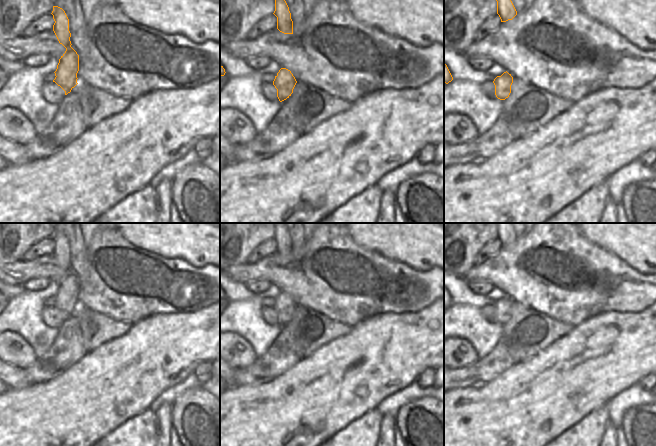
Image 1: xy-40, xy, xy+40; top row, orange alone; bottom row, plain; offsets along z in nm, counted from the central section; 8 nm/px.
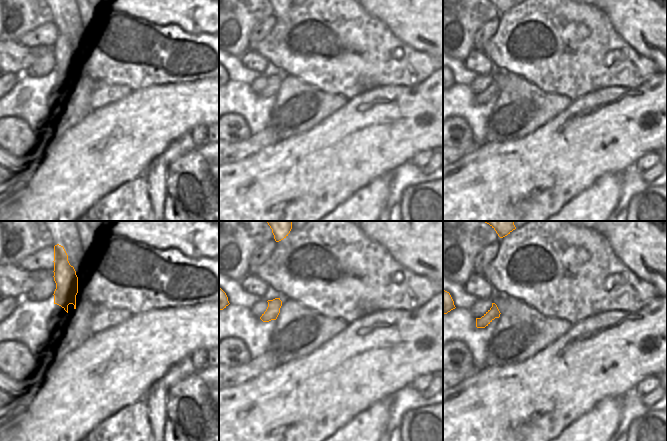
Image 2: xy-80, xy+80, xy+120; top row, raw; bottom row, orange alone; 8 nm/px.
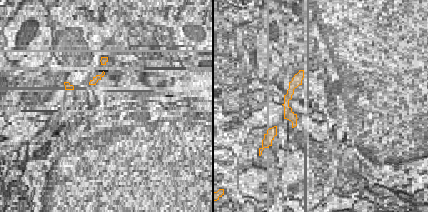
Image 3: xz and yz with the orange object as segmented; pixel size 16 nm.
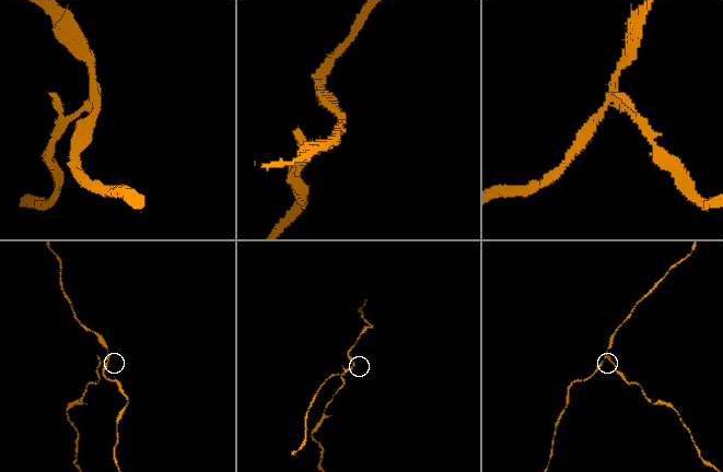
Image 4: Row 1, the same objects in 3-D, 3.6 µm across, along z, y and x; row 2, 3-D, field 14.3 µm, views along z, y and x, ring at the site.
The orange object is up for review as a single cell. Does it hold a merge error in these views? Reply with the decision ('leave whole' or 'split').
split

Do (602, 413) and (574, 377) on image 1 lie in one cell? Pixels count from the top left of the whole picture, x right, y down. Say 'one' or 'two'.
two

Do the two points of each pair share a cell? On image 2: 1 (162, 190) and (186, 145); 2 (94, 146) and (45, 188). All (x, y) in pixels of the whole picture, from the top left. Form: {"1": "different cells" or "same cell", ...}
{"1": "same cell", "2": "same cell"}

